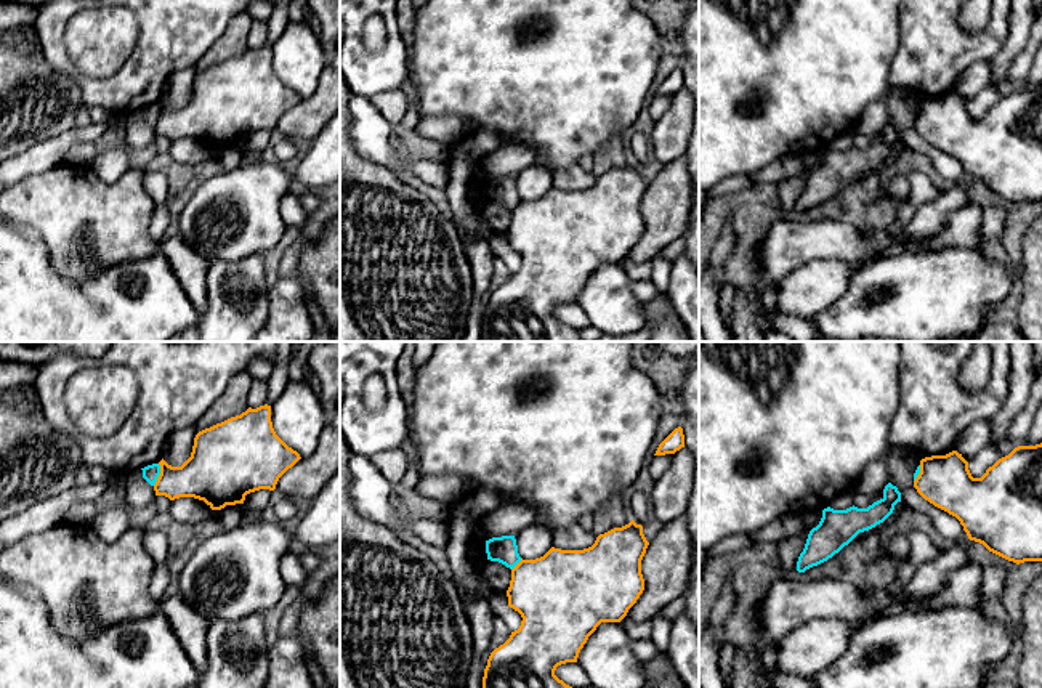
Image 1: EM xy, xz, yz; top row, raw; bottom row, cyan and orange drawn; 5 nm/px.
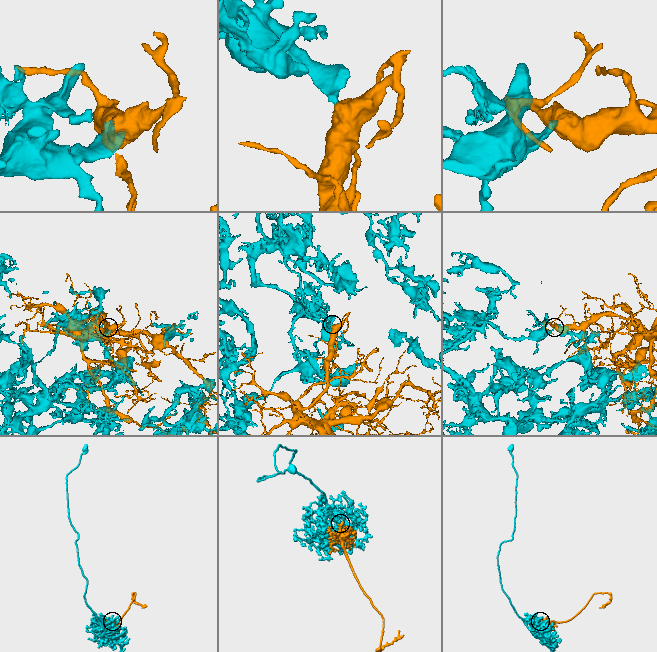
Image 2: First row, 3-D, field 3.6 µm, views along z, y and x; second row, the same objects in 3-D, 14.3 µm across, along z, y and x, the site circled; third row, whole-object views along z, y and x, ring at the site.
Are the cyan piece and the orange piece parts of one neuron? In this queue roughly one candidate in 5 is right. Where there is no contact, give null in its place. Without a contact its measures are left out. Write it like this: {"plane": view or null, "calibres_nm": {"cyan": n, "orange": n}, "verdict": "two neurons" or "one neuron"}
{"plane": "xy", "calibres_nm": {"cyan": 80, "orange": 260}, "verdict": "two neurons"}

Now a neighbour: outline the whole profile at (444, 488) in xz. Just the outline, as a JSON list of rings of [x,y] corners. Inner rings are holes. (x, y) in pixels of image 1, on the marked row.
[[[441,475],[422,478],[415,491],[422,497],[441,500],[450,505],[470,496],[475,491],[475,488],[466,478]]]

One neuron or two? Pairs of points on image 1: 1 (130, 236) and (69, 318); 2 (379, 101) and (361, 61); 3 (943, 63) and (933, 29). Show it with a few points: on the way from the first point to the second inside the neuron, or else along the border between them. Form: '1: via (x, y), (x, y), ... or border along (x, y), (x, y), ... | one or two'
1: border along (141, 257), (105, 268), (82, 286), (69, 279) | two
2: border along (399, 89), (380, 92), (369, 98) | two
3: via (935, 55), (933, 37) | one

